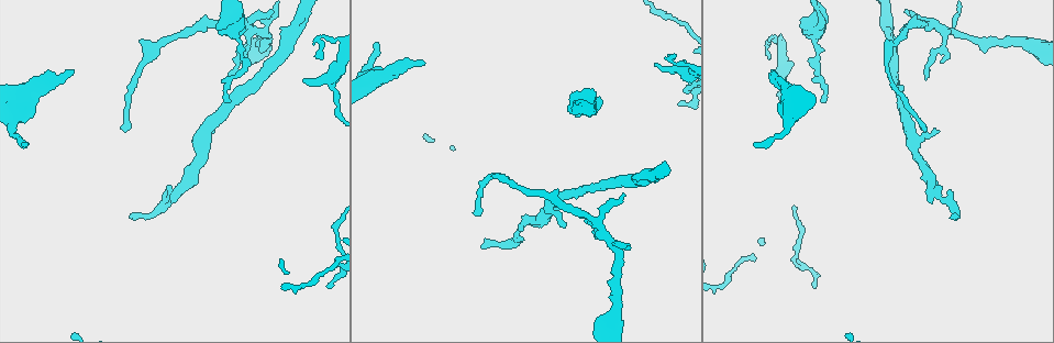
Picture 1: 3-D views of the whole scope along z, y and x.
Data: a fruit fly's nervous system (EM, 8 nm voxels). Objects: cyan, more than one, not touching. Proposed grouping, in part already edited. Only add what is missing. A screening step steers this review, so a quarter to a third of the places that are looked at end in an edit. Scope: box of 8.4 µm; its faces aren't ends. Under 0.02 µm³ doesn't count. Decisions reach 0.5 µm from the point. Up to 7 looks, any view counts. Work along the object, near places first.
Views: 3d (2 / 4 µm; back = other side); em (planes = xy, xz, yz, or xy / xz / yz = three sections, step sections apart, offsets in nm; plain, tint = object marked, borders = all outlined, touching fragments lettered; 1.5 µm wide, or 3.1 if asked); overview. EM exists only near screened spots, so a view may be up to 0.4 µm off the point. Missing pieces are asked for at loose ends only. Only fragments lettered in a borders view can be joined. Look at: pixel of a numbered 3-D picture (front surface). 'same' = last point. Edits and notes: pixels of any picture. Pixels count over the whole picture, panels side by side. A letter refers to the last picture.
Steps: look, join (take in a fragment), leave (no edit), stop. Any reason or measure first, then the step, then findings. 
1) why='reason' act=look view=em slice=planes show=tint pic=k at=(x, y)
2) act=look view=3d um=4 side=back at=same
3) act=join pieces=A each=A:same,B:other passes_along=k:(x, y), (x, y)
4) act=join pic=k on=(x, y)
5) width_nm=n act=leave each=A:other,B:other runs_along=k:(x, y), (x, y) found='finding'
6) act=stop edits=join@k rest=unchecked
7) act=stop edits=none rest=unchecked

why='tapers out' act=look view=em slice=planes show=plain pic=1 at=(657, 64)

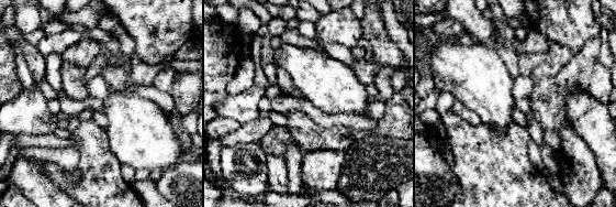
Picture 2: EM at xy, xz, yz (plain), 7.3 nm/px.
act=look view=em slice=planes show=borders at=same

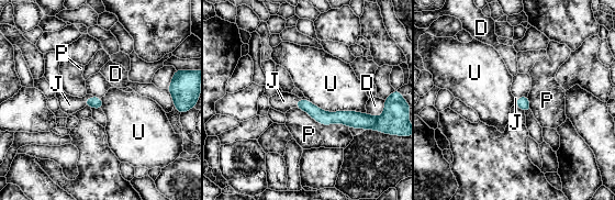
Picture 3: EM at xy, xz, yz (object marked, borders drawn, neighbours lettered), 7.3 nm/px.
act=join pieces=J each=D:other,J:same,P:other,U:other passes_along=3:(320, 115), (301, 100), (283, 101) found='it goes on there'

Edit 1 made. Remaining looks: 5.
act=look view=overview

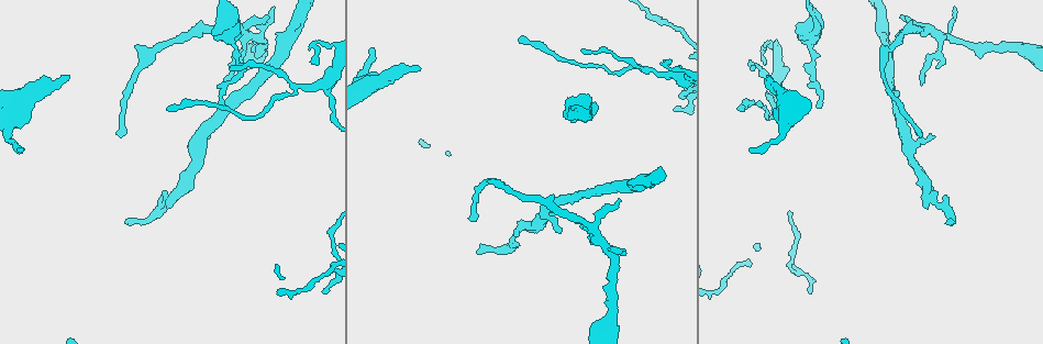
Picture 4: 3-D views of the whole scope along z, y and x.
why='branch stops here' act=look view=3d um=4 pic=4 at=(561, 233)

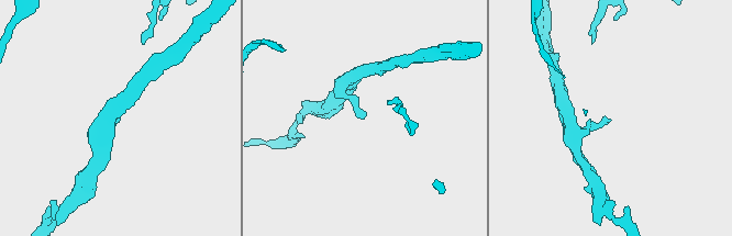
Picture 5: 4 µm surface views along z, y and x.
why='need the tissue' act=look view=em slice=xy step=4 show=tint pic=5 at=(118, 120)

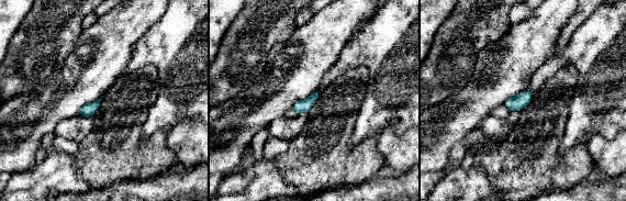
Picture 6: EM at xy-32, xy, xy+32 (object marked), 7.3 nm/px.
act=look view=em slice=yz step=8 show=borders at=same

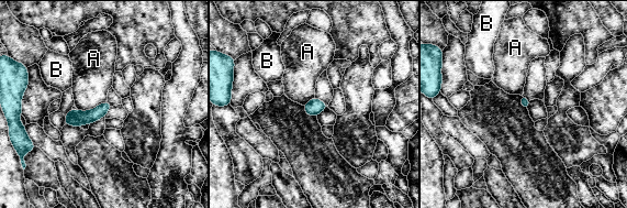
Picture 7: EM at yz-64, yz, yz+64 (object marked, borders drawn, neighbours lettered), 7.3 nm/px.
act=leave each=A:other,B:other found='no lettered fragment goes on from it'

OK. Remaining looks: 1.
why='an open end' act=look view=em slice=xy step=4 show=borders pic=4 at=(66, 75)

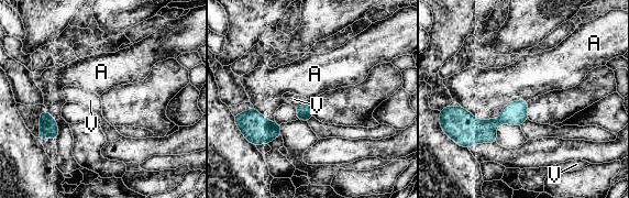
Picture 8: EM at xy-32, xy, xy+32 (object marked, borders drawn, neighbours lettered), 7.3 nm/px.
width_nm=120 act=leave each=A:other,V:other runs_along=8:(525, 102), (489, 125), (459, 113) found='no lettered fragment goes on from it'

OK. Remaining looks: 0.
act=stop edits=join@3 rest=unchecked

